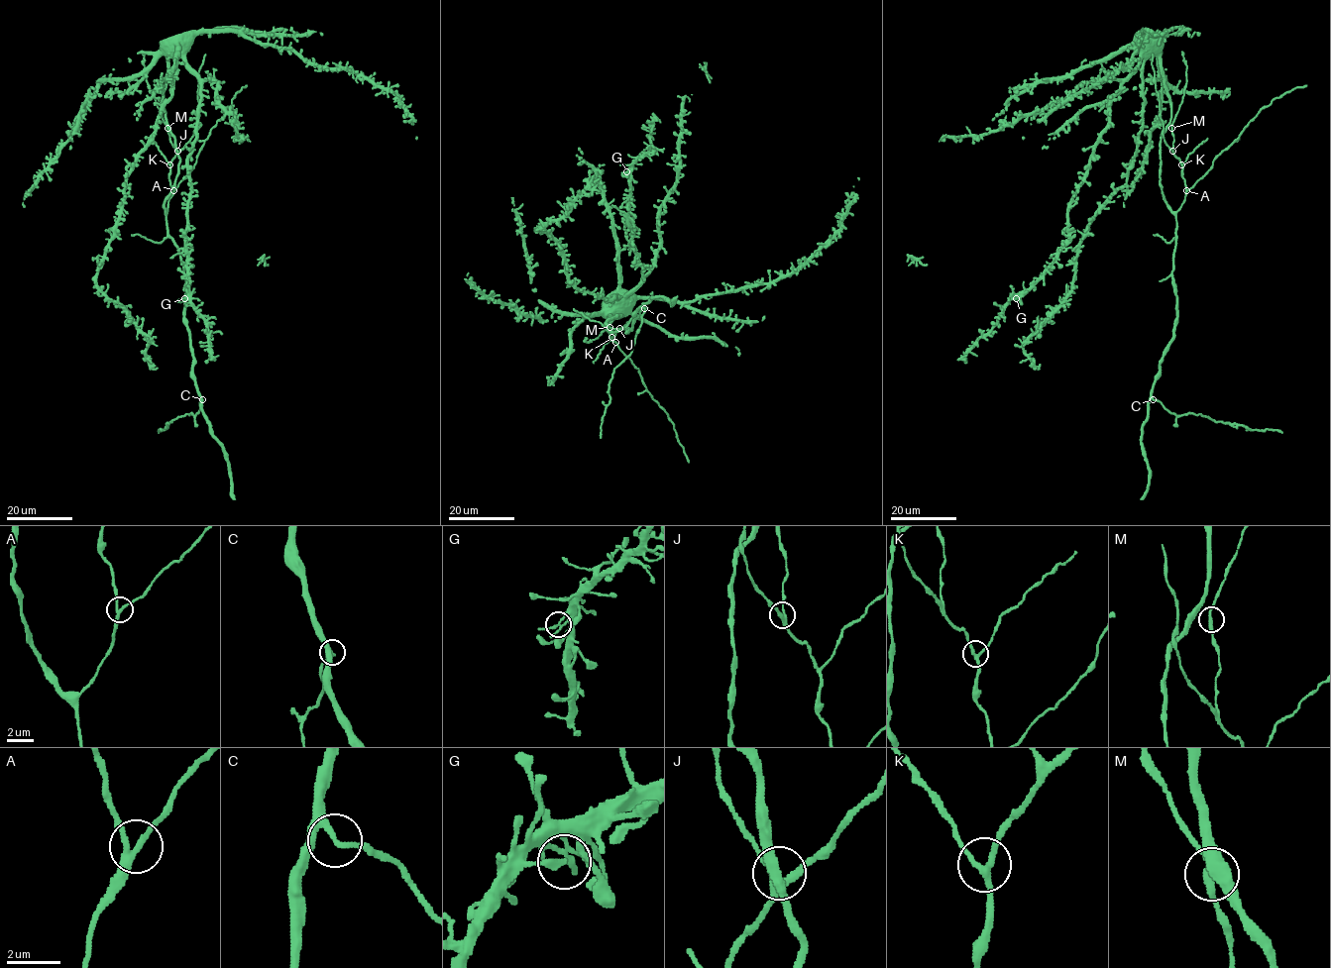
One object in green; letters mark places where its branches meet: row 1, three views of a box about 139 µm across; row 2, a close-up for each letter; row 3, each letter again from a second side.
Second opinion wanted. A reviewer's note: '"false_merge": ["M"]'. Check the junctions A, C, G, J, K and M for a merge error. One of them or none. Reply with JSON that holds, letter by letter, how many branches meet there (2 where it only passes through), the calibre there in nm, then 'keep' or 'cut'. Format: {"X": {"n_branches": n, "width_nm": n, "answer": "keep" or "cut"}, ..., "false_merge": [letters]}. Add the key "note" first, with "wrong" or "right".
{"note": "wrong", "A": {"n_branches": 3, "width_nm": 200, "answer": "keep"}, "C": {"n_branches": 3, "width_nm": 170, "answer": "keep"}, "G": {"n_branches": 3, "width_nm": 170, "answer": "keep"}, "J": {"n_branches": 3, "width_nm": 260, "answer": "keep"}, "K": {"n_branches": 3, "width_nm": 220, "answer": "keep"}, "M": {"n_branches": 3, "width_nm": 200, "answer": "keep"}, "false_merge": []}

